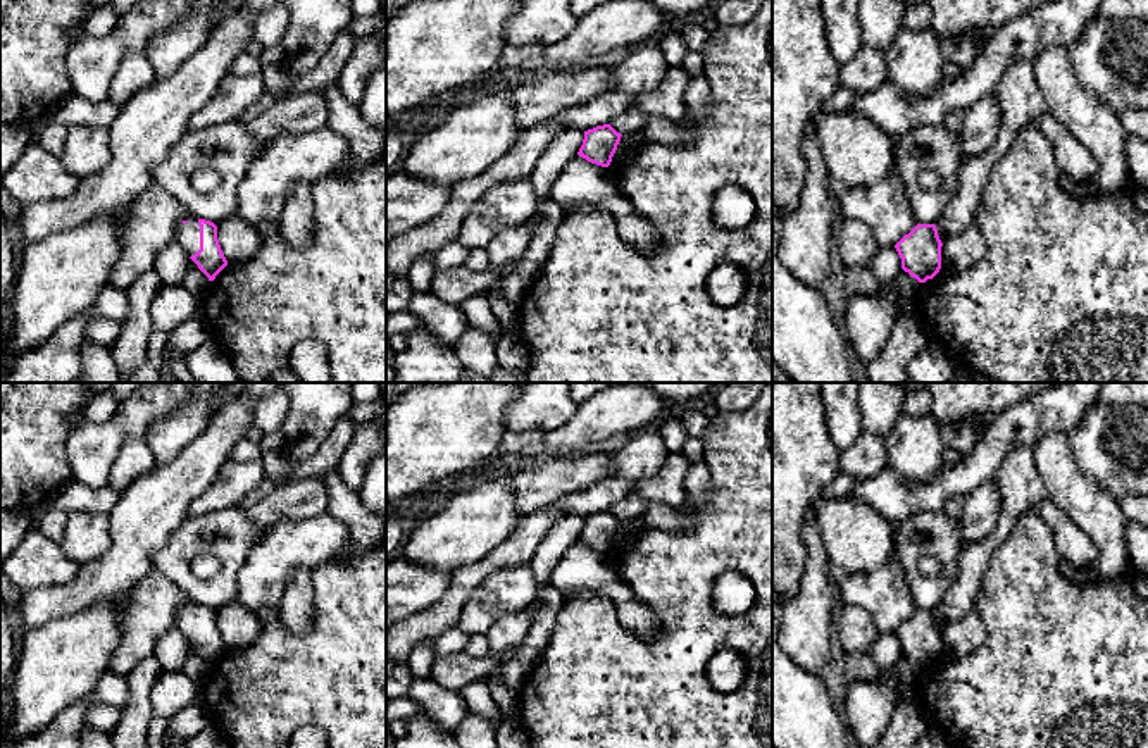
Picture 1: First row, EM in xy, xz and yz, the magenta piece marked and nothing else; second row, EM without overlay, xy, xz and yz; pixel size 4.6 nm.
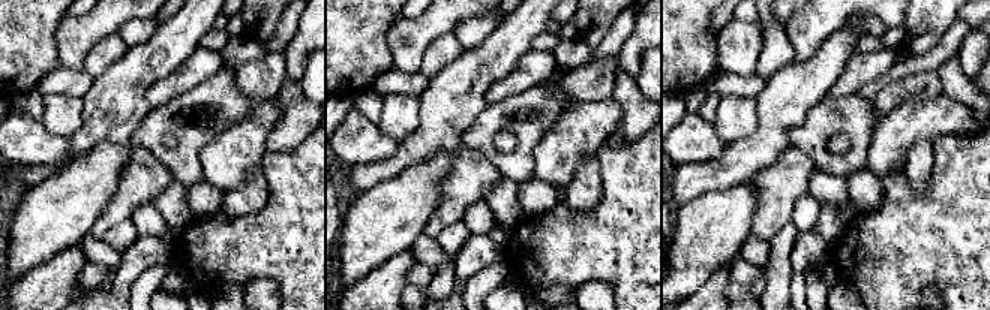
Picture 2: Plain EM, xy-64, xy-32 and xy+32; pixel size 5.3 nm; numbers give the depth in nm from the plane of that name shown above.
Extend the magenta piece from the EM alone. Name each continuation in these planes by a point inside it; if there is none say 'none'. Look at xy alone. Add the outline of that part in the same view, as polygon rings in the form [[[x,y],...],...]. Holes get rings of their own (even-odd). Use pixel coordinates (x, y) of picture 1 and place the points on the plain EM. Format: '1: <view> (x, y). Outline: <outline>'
1: xy (188, 621). Outline: [[[191,603],[186,610],[179,610],[174,627],[191,643],[200,636],[198,605]]]

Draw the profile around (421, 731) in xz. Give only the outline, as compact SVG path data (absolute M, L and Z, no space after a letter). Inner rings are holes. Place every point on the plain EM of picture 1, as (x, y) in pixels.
M424 710L407 720L407 731L396 734L395 748L460 748L455 736L436 726Z

